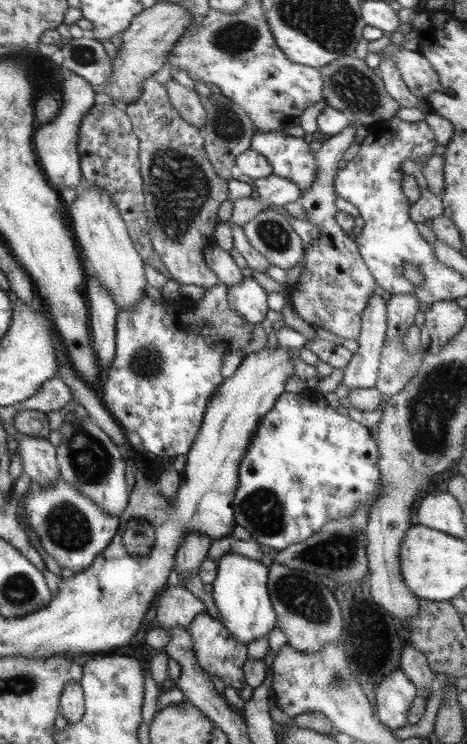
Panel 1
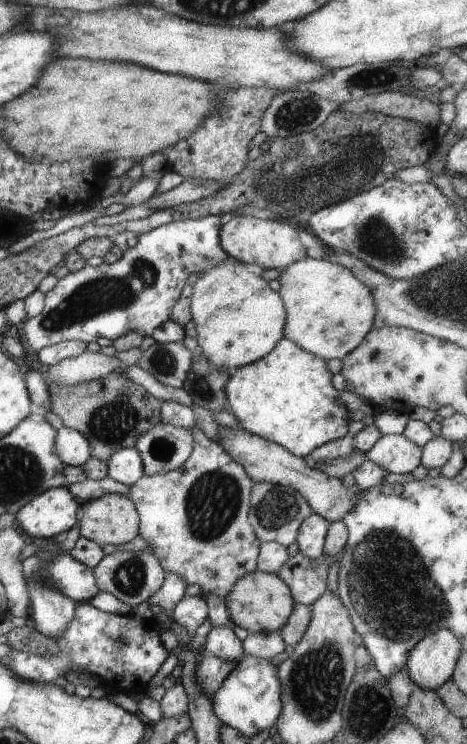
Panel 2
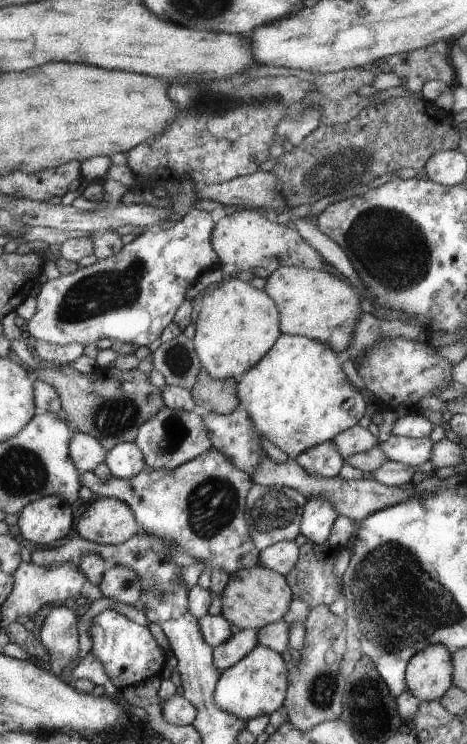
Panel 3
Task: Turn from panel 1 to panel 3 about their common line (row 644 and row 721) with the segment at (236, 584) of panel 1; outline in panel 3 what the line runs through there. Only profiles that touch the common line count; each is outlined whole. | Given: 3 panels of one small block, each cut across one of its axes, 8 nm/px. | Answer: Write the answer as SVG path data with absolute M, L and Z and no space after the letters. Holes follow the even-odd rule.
M256 645L238 662L222 672L213 691L213 704L244 723L257 716L269 716L282 705L288 686L287 671L287 664L279 653L271 648Z

